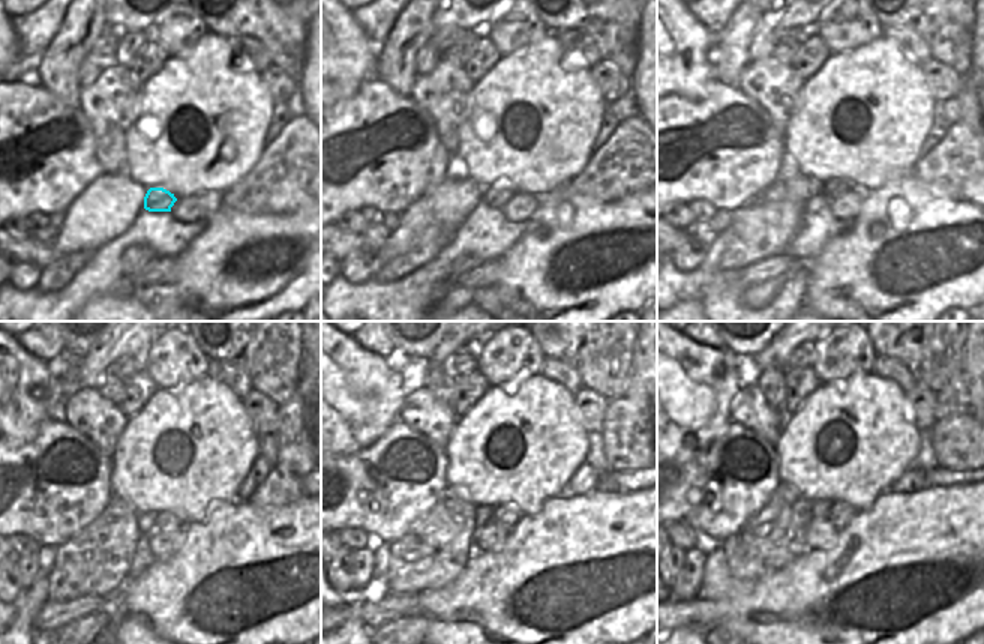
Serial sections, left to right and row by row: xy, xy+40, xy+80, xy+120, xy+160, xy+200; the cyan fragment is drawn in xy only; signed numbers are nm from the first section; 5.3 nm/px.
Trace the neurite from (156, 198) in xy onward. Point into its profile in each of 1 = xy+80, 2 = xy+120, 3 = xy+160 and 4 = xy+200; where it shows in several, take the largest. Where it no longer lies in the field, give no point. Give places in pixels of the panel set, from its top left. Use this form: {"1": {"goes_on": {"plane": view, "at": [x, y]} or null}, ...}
{"1": {"goes_on": {"plane": "xy+80", "at": [834, 186]}}, "2": {"goes_on": {"plane": "xy+120", "at": [165, 520]}}, "3": {"goes_on": {"plane": "xy+160", "at": [507, 517]}}, "4": {"goes_on": {"plane": "xy+200", "at": [842, 512]}}}

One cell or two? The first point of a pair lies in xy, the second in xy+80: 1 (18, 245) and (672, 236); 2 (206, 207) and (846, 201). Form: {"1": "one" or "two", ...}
{"1": "one", "2": "one"}

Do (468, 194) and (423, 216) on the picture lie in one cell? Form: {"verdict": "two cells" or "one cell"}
{"verdict": "one cell"}

